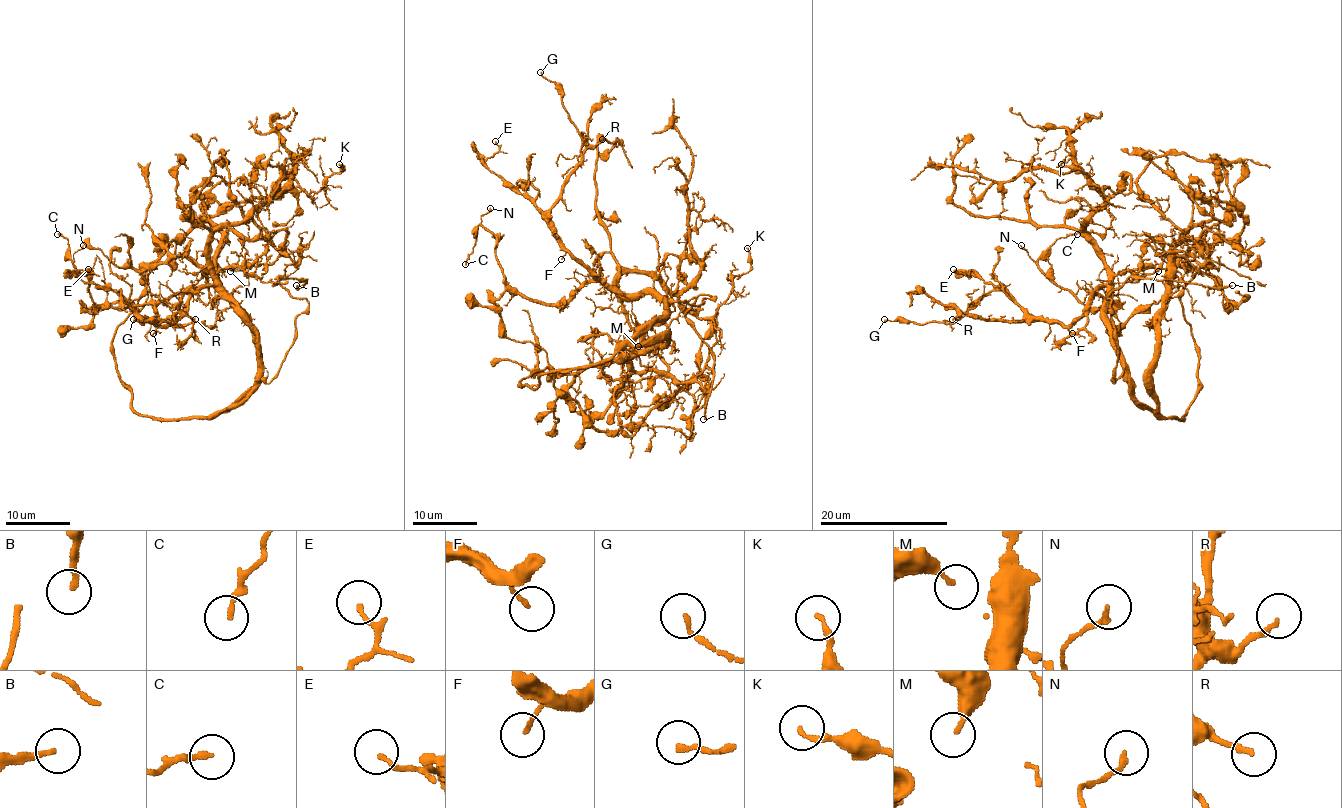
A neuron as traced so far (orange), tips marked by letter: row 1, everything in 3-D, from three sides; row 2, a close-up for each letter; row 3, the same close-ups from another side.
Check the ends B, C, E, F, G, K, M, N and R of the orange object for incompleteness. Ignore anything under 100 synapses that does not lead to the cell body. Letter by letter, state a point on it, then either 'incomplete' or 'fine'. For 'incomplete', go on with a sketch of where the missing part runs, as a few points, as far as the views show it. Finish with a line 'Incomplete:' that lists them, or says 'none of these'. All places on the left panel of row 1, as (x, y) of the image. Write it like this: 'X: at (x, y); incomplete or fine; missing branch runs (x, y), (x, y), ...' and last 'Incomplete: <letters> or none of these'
B: at (296, 285); incomplete; missing branch runs (296, 285), (281, 295), (283, 273), (275, 265), (243, 197), (243, 184), (272, 146), (267, 151), (235, 154)
C: at (57, 234); fine
E: at (88, 269); fine
F: at (153, 333); fine
G: at (133, 319); fine
K: at (339, 164); fine
M: at (230, 271); fine
N: at (83, 245); fine
R: at (195, 319); fine
Incomplete: B

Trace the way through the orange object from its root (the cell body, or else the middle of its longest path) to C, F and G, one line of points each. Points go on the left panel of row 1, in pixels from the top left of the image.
C: (241, 401), (254, 385), (257, 333), (214, 287), (99, 308), (70, 258), (68, 240), (57, 234)
F: (241, 401), (254, 385), (257, 333), (214, 287), (200, 289), (179, 316), (158, 327), (153, 333)
G: (241, 401), (254, 385), (257, 333), (214, 287), (200, 289), (165, 325), (142, 319), (174, 322), (133, 319)

